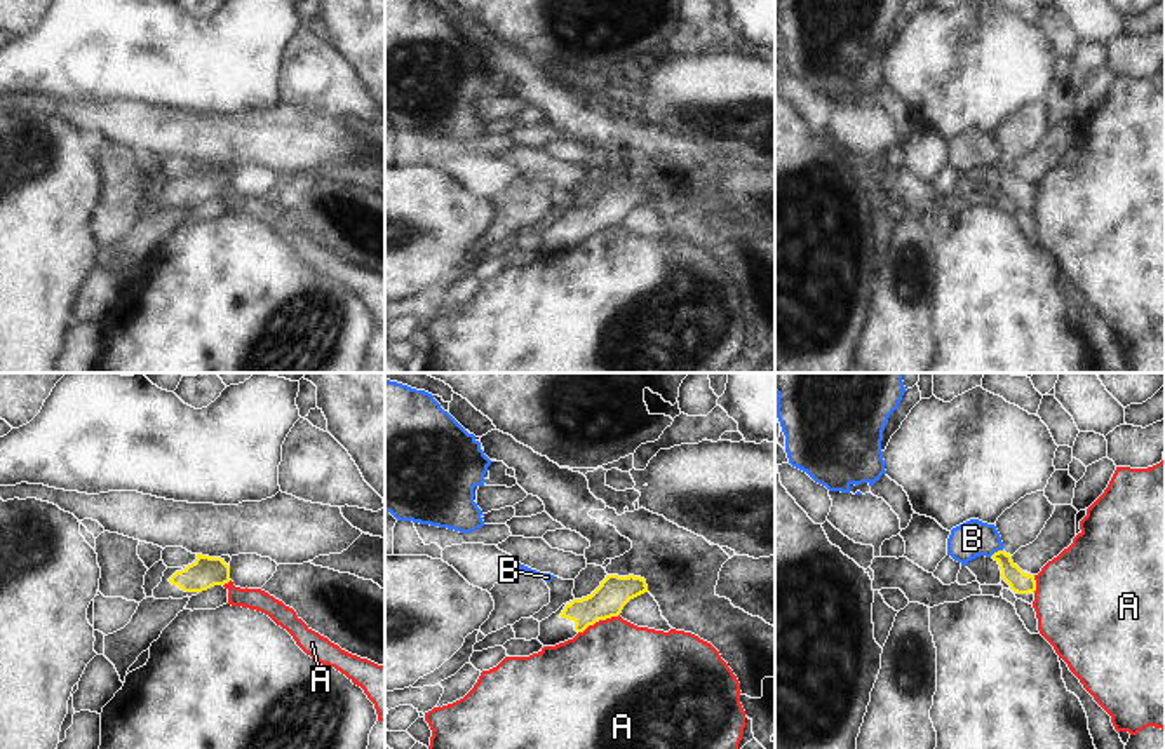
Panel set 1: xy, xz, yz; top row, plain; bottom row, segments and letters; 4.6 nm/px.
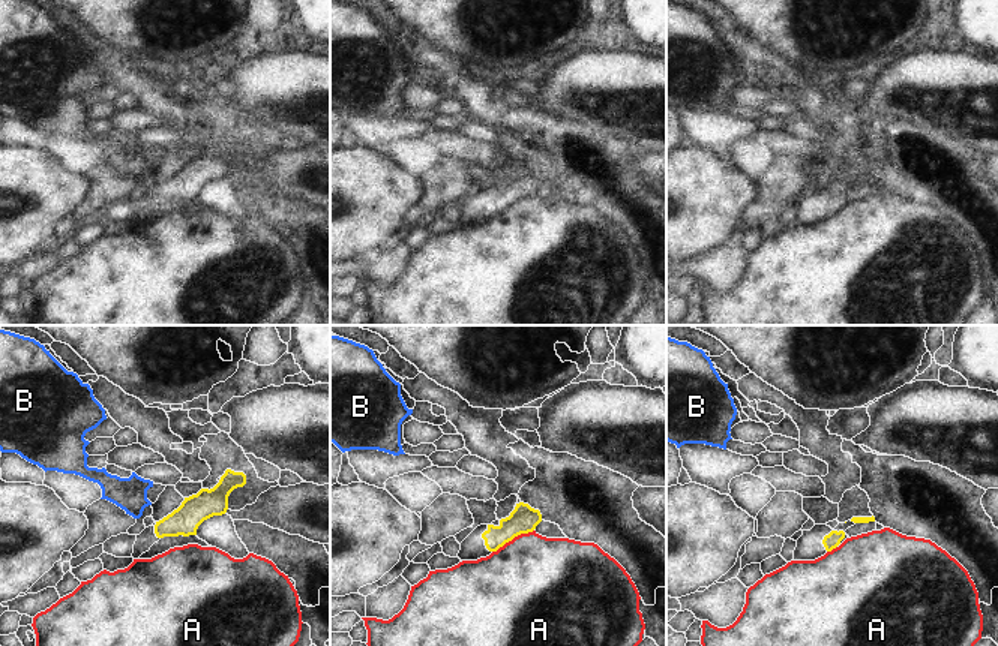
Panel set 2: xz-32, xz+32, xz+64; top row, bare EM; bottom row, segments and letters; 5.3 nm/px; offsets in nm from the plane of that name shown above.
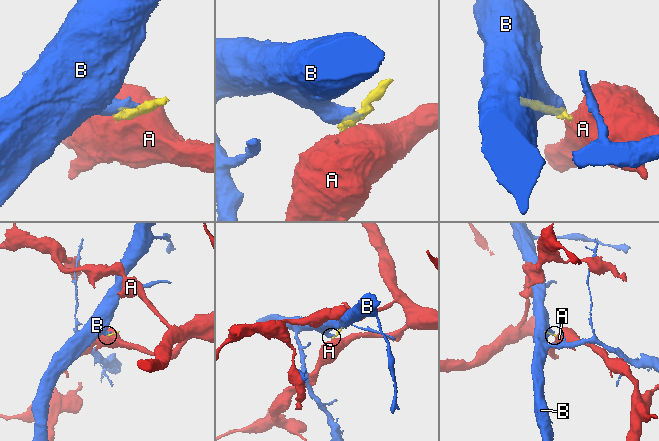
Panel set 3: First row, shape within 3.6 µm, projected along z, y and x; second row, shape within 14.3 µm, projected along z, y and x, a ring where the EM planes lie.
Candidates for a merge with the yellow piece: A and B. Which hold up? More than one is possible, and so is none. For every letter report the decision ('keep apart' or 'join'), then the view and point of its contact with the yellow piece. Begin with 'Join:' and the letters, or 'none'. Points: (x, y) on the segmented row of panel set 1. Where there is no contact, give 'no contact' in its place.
Join: none
A: keep apart | xz (608, 617)
B: keep apart | yz (995, 553)

